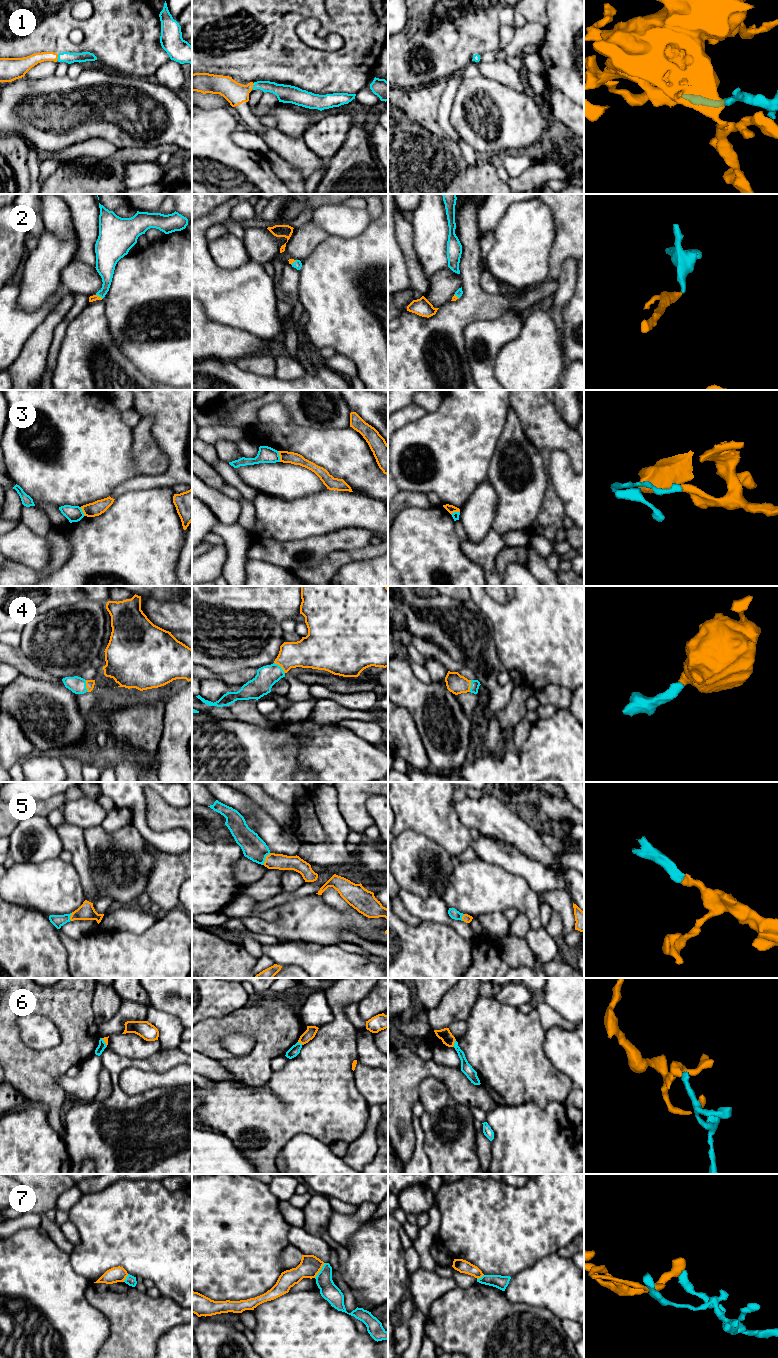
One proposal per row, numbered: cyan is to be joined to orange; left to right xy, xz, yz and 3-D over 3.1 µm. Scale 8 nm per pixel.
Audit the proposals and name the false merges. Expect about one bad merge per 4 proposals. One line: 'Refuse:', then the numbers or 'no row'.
Refuse: 3, 6, 7

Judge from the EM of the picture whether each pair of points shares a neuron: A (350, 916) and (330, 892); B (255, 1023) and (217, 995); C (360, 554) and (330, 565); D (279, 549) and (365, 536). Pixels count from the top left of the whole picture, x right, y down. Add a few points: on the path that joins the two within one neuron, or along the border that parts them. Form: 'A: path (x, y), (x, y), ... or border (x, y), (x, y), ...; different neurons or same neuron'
A: border (323, 900), (338, 910), (345, 910), (349, 906); different neurons
B: border (246, 1005), (223, 1016), (214, 1018); different neurons
C: path (353, 555), (337, 558); same neuron
D: path (300, 549), (315, 549), (324, 544), (344, 539); same neuron

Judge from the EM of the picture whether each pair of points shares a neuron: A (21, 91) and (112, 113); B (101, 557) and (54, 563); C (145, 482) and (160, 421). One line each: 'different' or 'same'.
A: same
B: different
C: same

